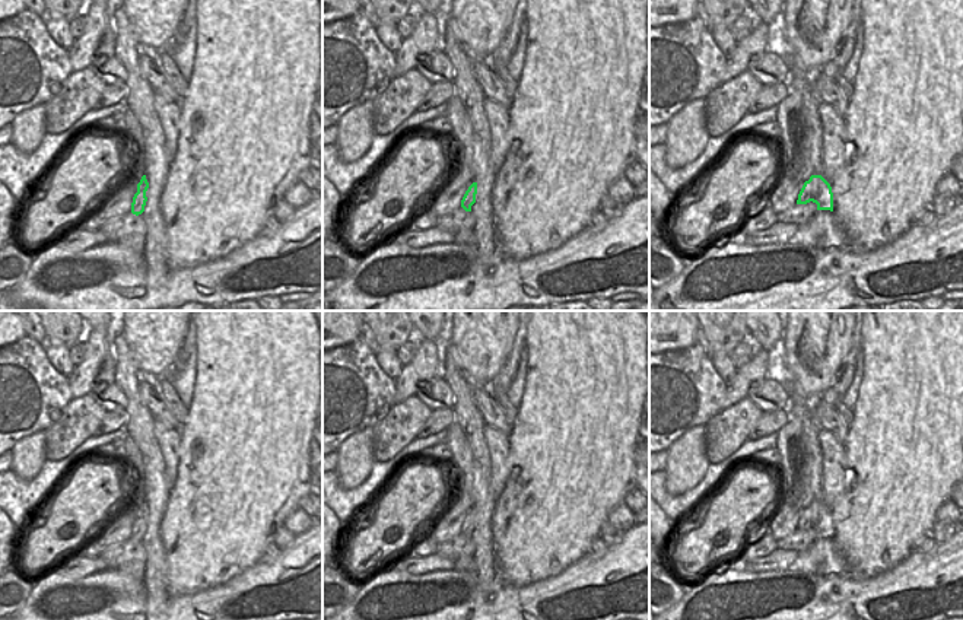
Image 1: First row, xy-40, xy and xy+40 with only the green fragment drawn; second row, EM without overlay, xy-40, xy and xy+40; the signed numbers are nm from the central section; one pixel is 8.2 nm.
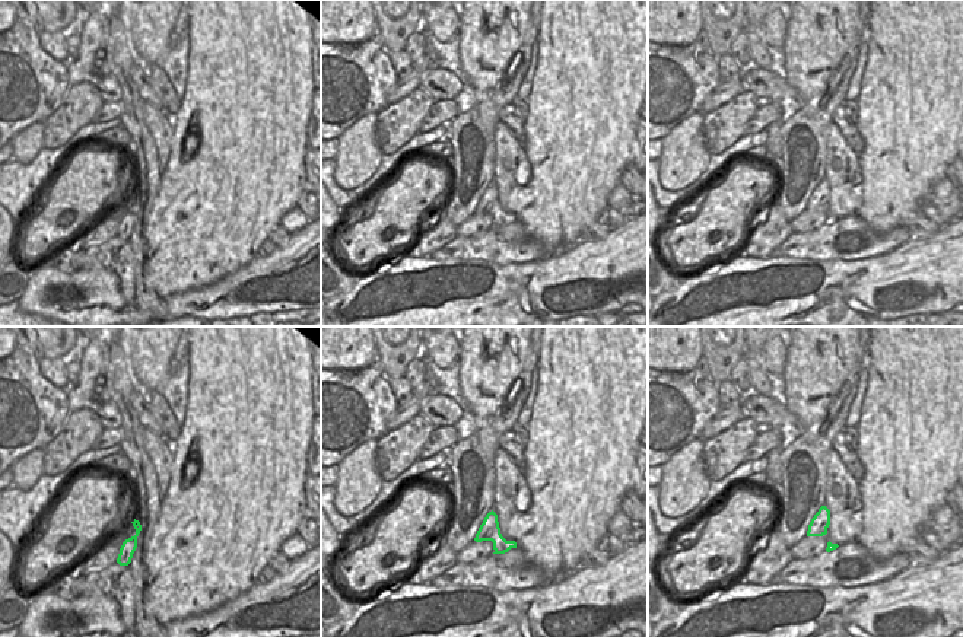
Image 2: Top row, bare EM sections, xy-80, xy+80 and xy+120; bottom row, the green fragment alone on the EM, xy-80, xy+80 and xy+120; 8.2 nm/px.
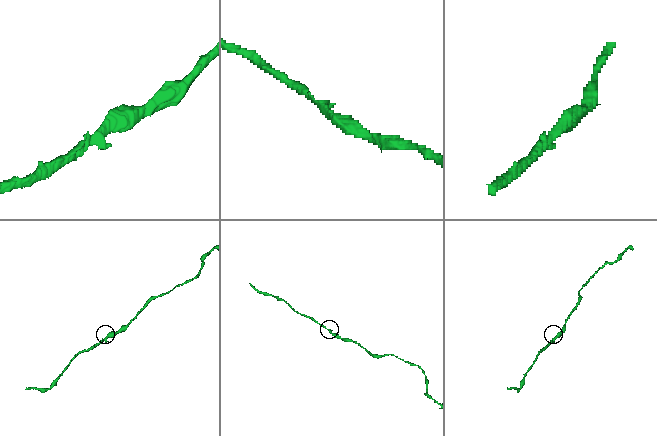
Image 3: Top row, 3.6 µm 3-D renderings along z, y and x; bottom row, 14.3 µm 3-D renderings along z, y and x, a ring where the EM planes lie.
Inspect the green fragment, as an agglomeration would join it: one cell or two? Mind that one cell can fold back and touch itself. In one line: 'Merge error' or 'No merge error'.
No merge error

